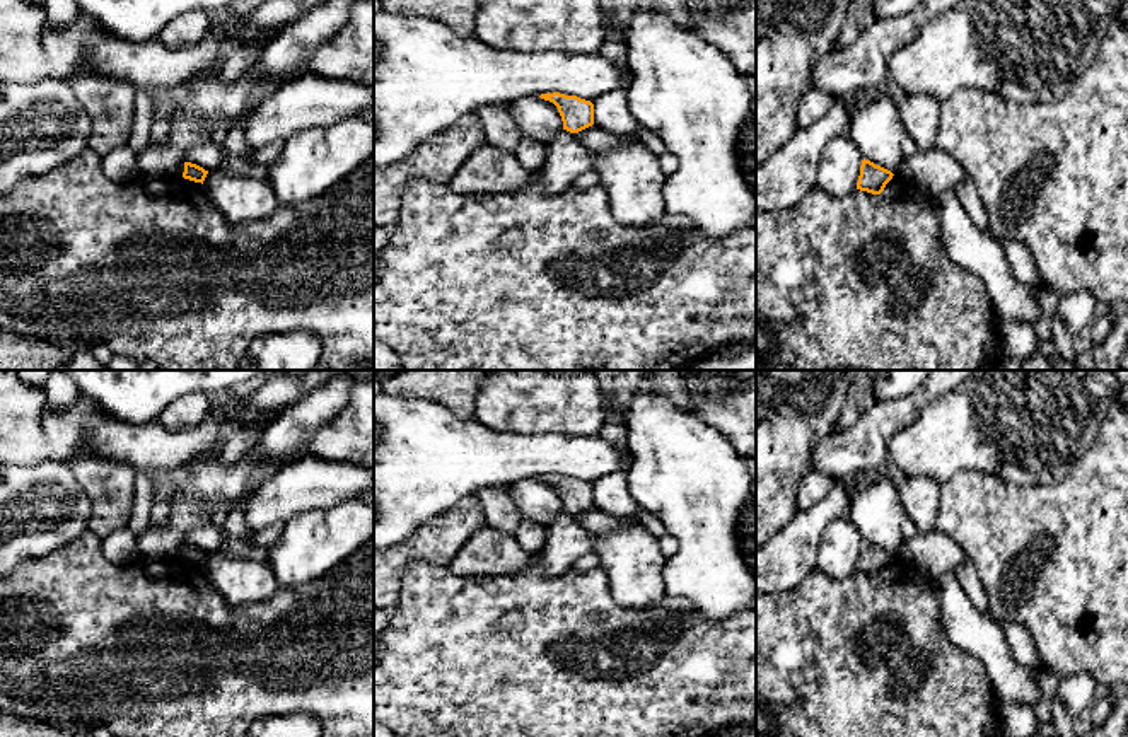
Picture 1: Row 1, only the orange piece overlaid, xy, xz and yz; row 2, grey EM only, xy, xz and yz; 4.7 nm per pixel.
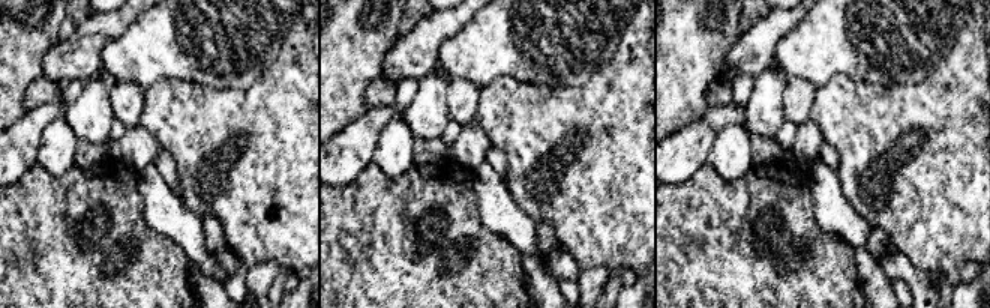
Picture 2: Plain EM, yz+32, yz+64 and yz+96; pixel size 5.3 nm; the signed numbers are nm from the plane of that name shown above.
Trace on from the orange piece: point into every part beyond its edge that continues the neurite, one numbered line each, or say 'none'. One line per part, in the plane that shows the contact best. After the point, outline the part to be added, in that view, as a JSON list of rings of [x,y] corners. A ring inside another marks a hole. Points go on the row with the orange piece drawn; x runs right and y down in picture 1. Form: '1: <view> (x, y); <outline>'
none

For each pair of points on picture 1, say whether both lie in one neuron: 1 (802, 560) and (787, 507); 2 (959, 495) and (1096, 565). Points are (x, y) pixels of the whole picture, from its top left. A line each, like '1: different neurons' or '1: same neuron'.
1: different neurons
2: same neuron

